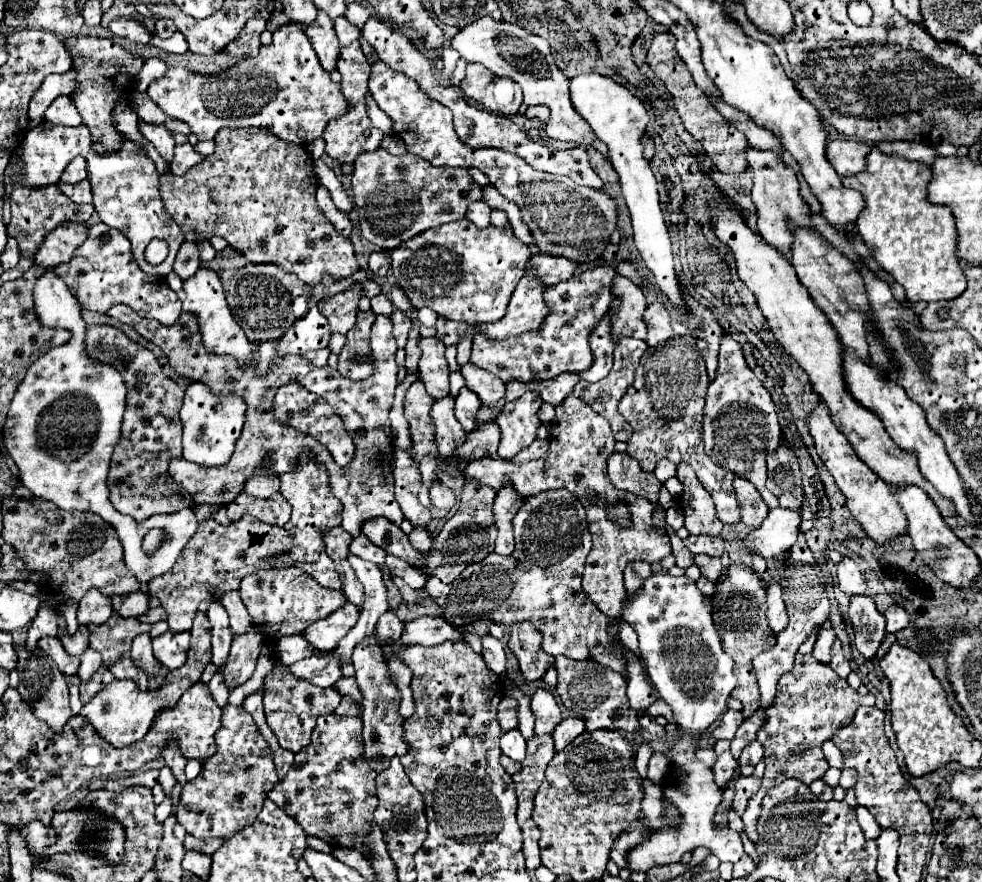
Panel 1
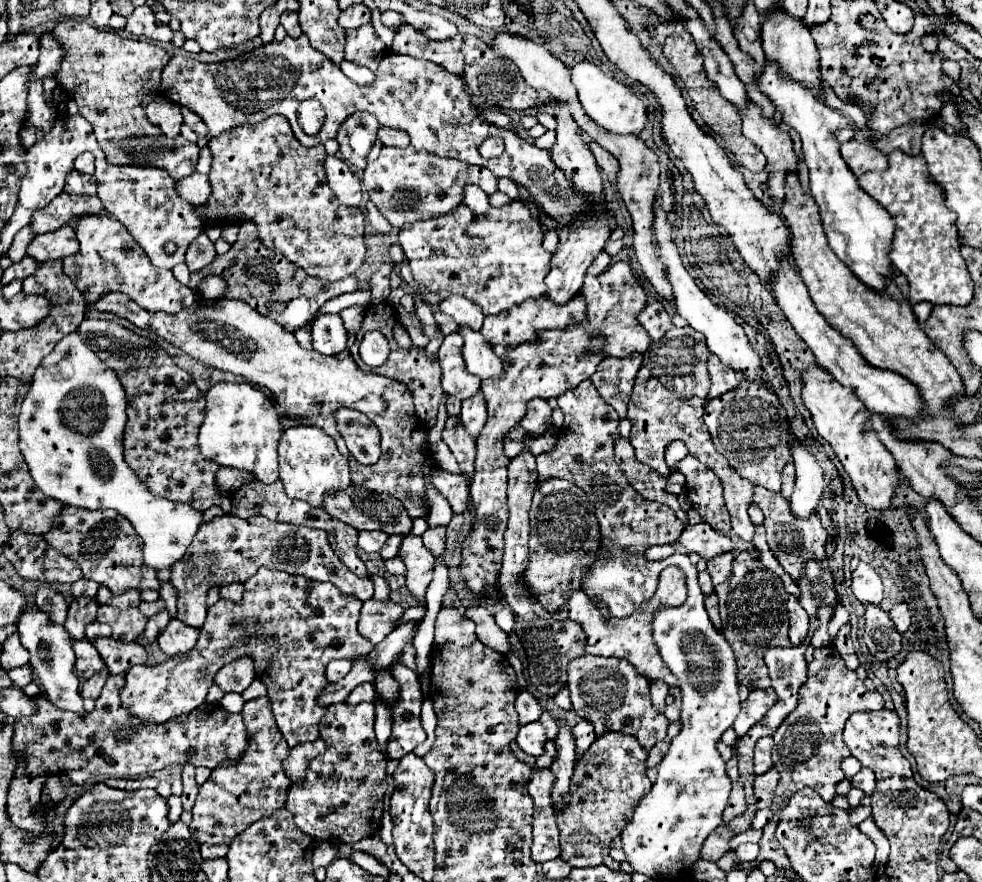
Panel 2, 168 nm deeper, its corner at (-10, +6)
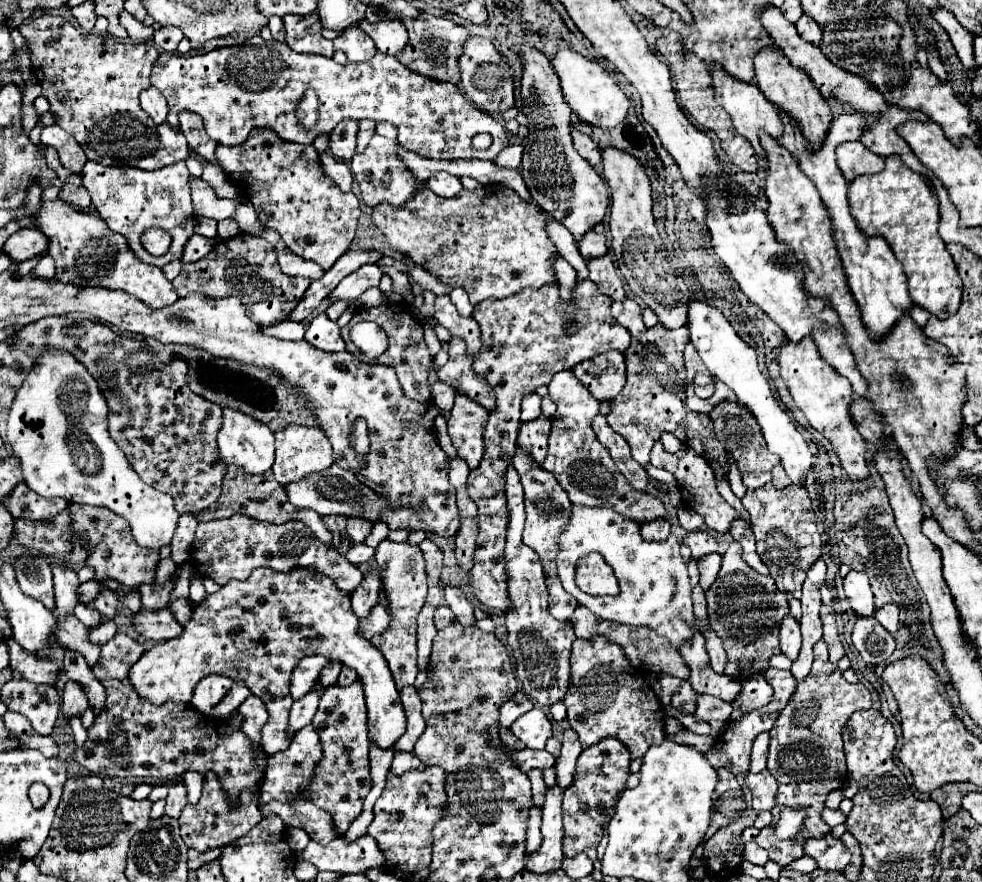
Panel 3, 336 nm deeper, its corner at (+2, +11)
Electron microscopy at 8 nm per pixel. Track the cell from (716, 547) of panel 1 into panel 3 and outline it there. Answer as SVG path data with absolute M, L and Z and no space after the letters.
M704 529L686 533L686 537L684 537L682 543L690 547L692 557L696 557L696 559L700 559L700 557L704 557L704 555L708 555L708 553L718 551L718 541L716 541L708 531L704 531Z

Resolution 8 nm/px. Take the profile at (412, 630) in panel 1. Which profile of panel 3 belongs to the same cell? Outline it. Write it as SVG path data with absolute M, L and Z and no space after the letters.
M324 687L310 689L306 695L302 695L302 699L294 701L292 711L290 711L290 731L292 733L300 731L302 727L306 727L312 721L316 707L318 707L318 699L322 697L322 691L324 691Z

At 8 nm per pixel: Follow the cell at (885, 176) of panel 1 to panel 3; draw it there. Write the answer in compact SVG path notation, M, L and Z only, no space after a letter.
M890 155L884 171L860 175L850 181L848 201L858 227L866 235L882 235L890 243L898 261L904 265L910 299L940 319L954 315L962 299L962 279L956 271L952 255L946 249L946 243L938 235L940 207L928 179L916 171L910 171L898 155Z

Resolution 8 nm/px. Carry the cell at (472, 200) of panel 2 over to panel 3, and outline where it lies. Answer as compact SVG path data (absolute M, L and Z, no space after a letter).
M436 173L428 179L428 187L440 195L440 197L452 197L452 195L460 195L462 191L462 183L458 177L450 175L450 173Z

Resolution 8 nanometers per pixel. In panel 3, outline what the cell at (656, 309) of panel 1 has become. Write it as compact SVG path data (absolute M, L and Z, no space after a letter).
M626 297L624 301L614 301L612 303L612 315L632 335L642 335L646 331L646 325L642 321L642 307L630 297Z

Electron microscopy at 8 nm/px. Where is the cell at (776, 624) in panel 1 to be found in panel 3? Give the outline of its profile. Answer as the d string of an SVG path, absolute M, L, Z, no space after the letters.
M786 615L786 619L782 619L782 623L780 623L780 649L792 661L798 657L798 651L800 651L800 627L798 627L798 621L792 615Z

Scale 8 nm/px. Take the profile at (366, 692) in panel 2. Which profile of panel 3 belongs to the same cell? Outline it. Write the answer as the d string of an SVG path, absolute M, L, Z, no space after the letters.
M342 667L342 671L340 671L340 677L338 677L338 685L340 687L350 687L352 683L356 683L358 681L358 675L356 675L356 671L354 669L348 669L348 667Z

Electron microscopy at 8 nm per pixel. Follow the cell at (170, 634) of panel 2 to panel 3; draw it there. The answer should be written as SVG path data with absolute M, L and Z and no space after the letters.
M168 609L138 611L134 615L134 627L144 639L152 641L168 641L182 633L182 625L174 619Z

